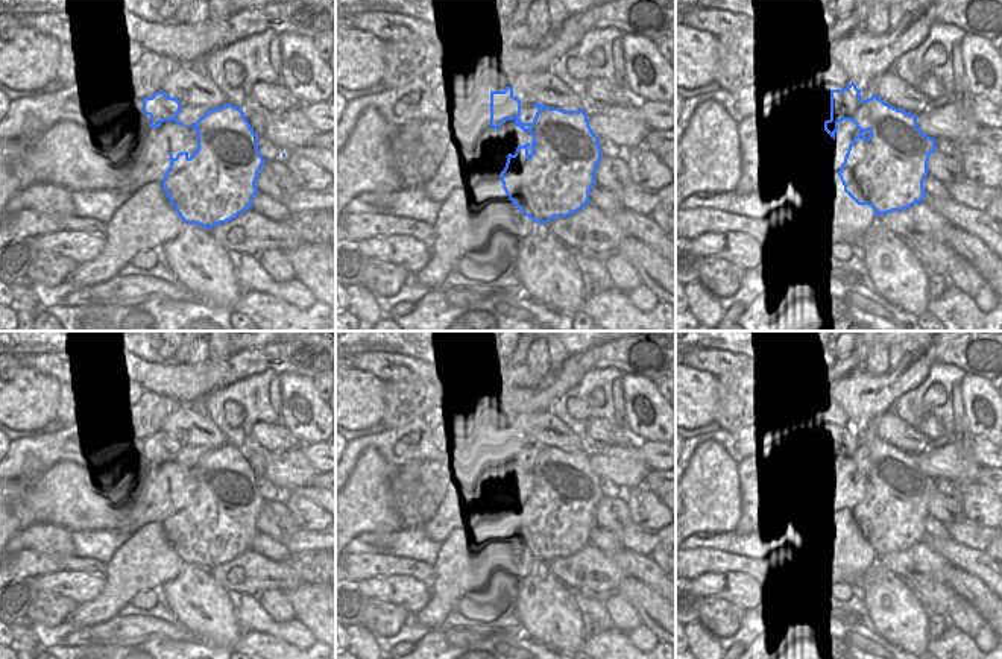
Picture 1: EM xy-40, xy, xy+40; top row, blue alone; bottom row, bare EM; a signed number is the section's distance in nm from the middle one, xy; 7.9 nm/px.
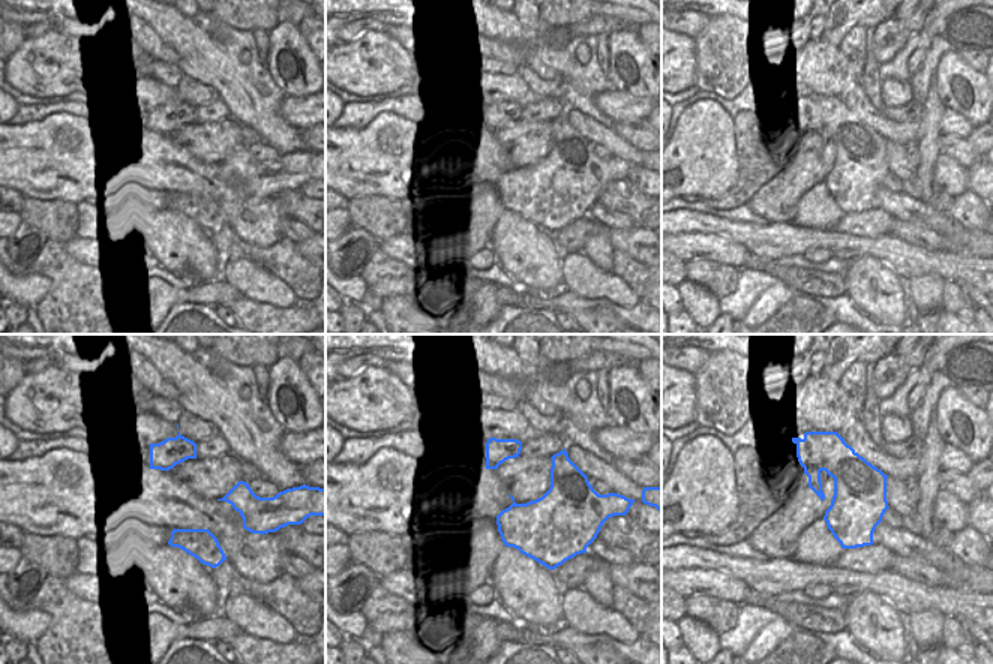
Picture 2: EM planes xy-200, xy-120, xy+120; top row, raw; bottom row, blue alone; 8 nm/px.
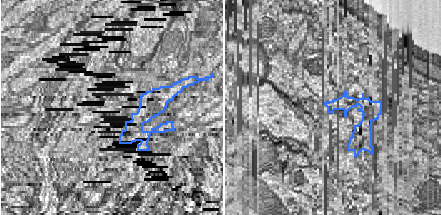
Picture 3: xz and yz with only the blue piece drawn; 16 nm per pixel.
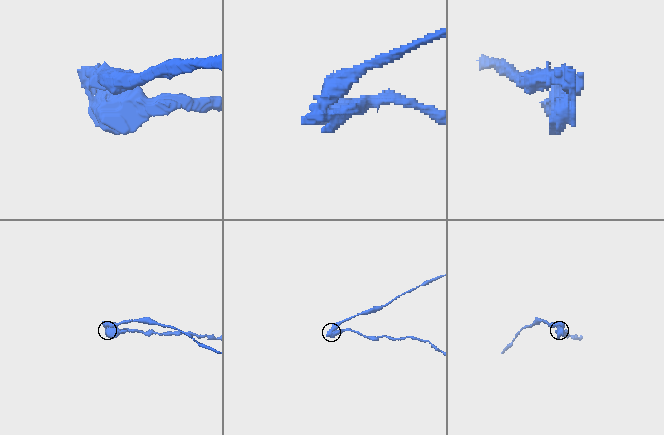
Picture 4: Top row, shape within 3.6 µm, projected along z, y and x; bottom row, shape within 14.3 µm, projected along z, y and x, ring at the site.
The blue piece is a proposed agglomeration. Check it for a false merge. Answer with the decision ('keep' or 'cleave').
cleave

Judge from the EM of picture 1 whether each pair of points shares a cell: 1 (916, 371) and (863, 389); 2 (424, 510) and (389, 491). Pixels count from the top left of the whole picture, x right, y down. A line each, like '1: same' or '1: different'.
1: same
2: different

